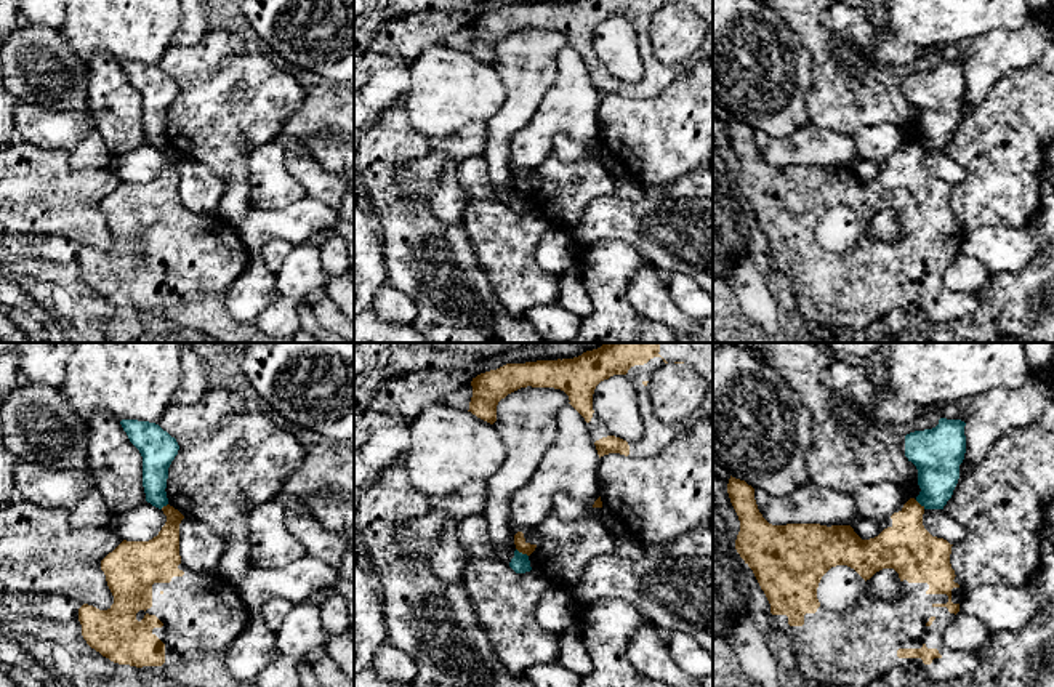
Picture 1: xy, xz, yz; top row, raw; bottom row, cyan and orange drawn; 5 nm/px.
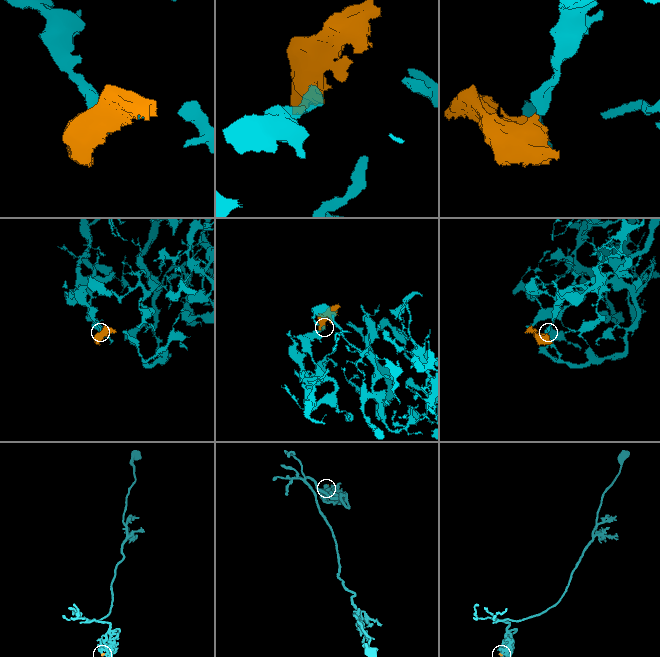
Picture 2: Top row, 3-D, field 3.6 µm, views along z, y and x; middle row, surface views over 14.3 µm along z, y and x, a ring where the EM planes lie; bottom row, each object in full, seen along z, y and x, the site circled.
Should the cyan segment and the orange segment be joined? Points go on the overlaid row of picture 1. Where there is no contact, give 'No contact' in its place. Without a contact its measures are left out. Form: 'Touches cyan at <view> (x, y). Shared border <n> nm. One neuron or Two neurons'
Touches cyan at xz (521, 553). Shared border 80 nm. Two neurons

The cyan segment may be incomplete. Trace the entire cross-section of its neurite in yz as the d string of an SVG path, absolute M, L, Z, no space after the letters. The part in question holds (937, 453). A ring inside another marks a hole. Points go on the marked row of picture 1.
M940 418L932 429L915 431L905 436L905 456L918 469L918 485L921 488L916 501L924 509L943 509L951 498L959 479L959 464L966 453L966 423L961 420Z

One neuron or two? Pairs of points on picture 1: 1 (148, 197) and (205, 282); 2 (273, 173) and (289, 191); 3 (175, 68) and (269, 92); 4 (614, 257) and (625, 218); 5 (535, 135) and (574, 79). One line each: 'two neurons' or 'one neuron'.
1: one neuron
2: one neuron
3: one neuron
4: two neurons
5: one neuron

